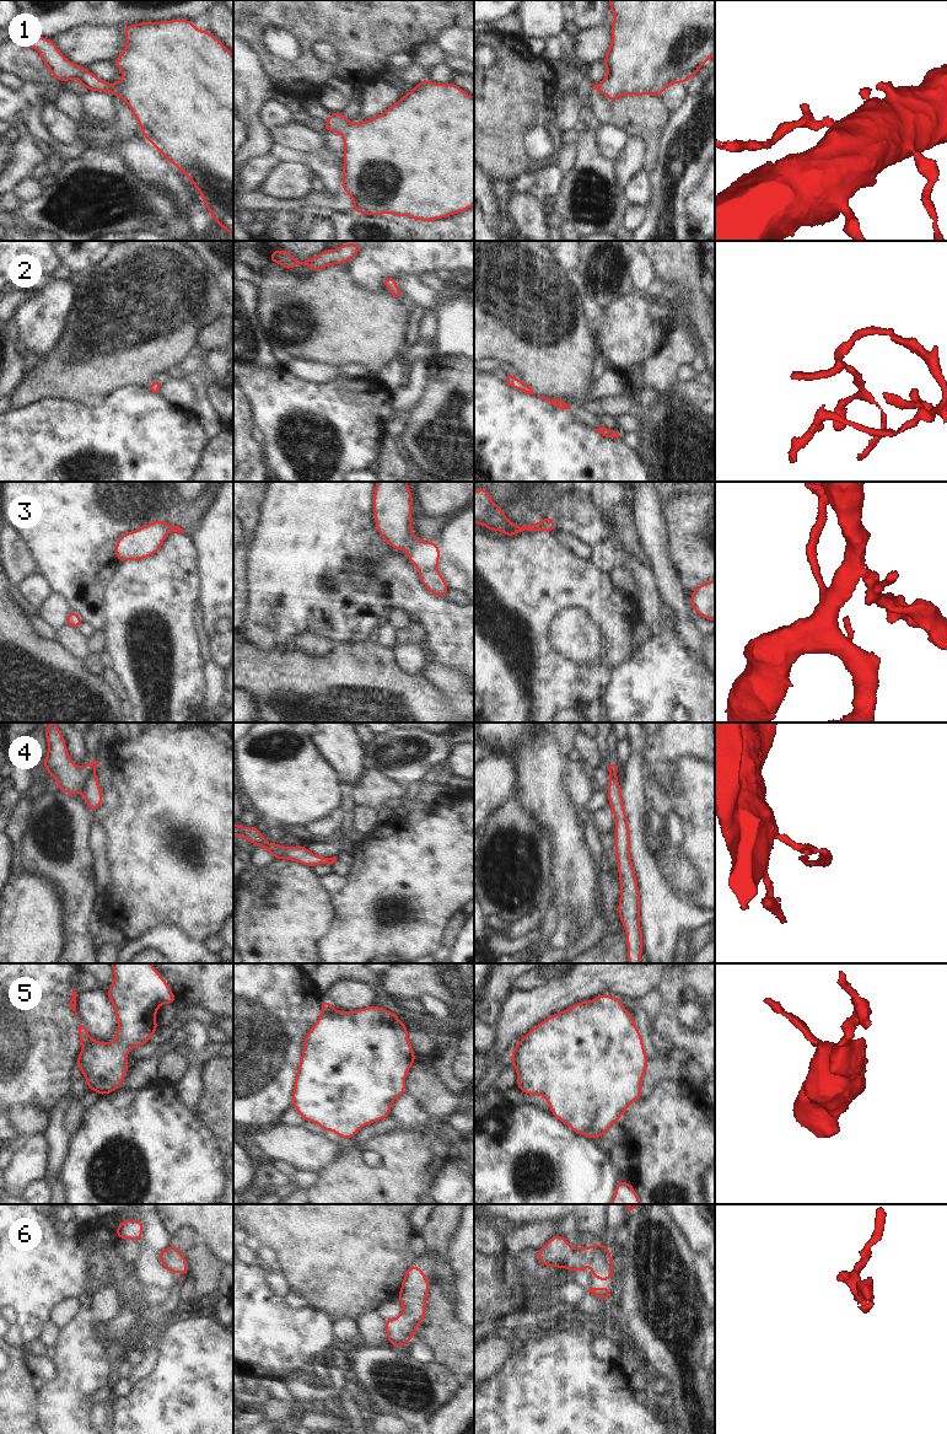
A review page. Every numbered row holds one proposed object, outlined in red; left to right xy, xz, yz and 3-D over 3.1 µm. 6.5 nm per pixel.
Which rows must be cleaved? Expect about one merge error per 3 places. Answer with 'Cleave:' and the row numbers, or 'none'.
Cleave: 3, 4, 5

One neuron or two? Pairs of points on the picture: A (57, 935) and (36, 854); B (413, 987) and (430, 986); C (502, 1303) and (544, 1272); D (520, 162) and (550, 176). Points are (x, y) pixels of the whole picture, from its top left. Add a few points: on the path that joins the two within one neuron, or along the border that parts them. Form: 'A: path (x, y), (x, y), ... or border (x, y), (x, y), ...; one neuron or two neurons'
A: border (23, 868), (28, 873), (49, 879), (63, 897); two neurons
B: path (416, 986), (426, 986); one neuron
C: path (515, 1295), (532, 1292), (542, 1284); one neuron
D: border (554, 164), (539, 172), (525, 172), (514, 182); two neurons

